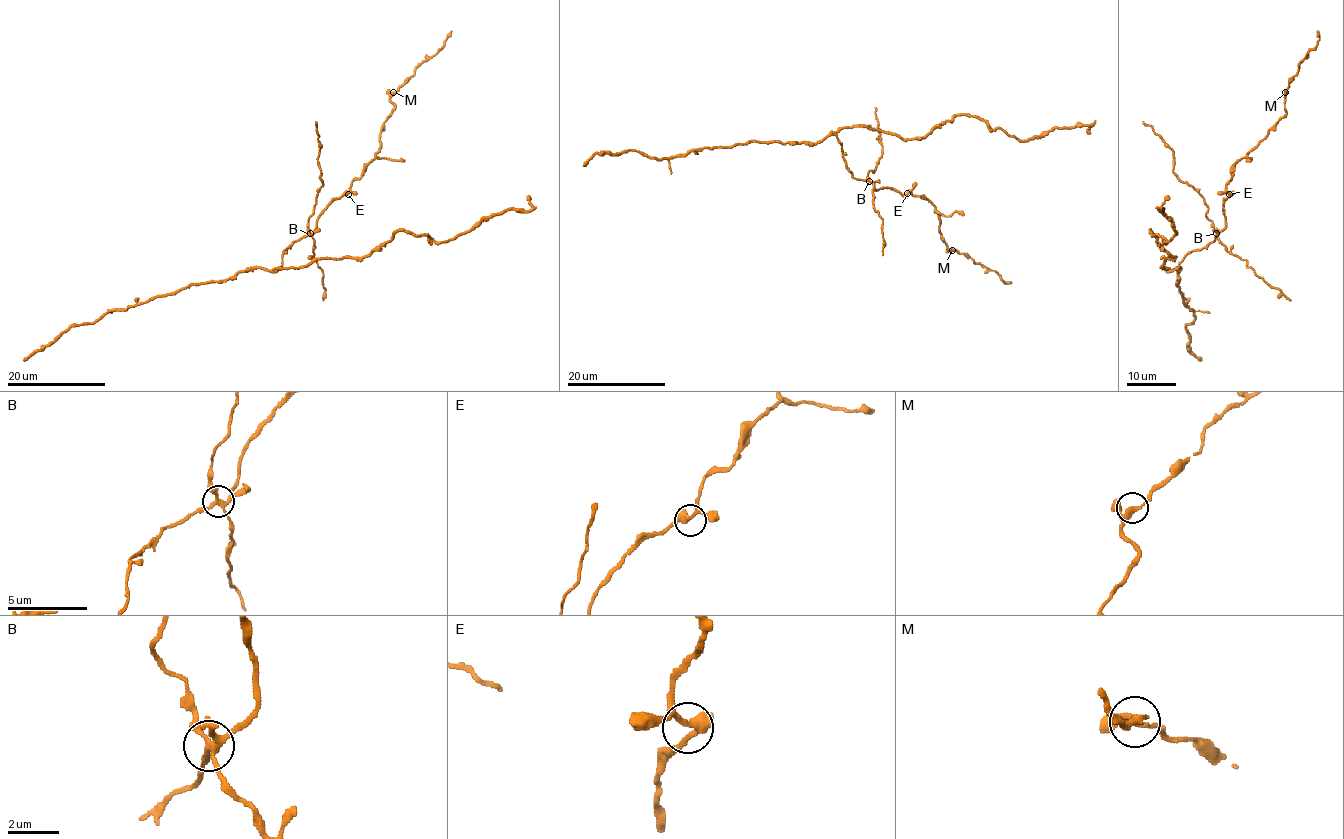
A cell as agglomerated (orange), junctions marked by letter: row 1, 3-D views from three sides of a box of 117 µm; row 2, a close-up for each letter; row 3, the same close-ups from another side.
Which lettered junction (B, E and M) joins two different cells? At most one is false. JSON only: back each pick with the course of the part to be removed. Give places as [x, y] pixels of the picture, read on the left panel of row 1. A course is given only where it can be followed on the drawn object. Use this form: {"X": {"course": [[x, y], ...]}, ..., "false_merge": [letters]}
{"B": {"course": [[310, 233], [308, 218], [313, 212], [317, 192], [323, 185], [317, 160], [319, 151], [316, 122]]}, "false_merge": ["B"]}

